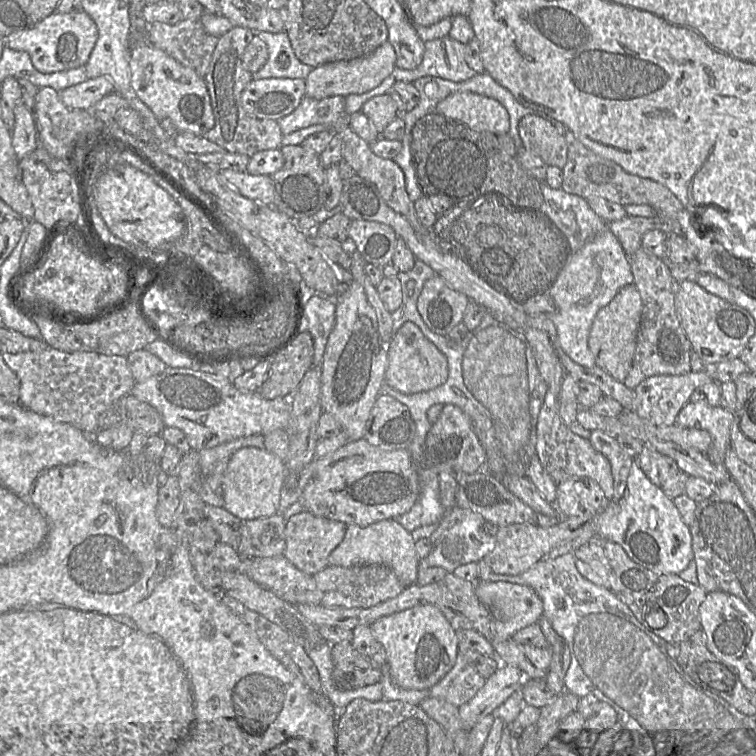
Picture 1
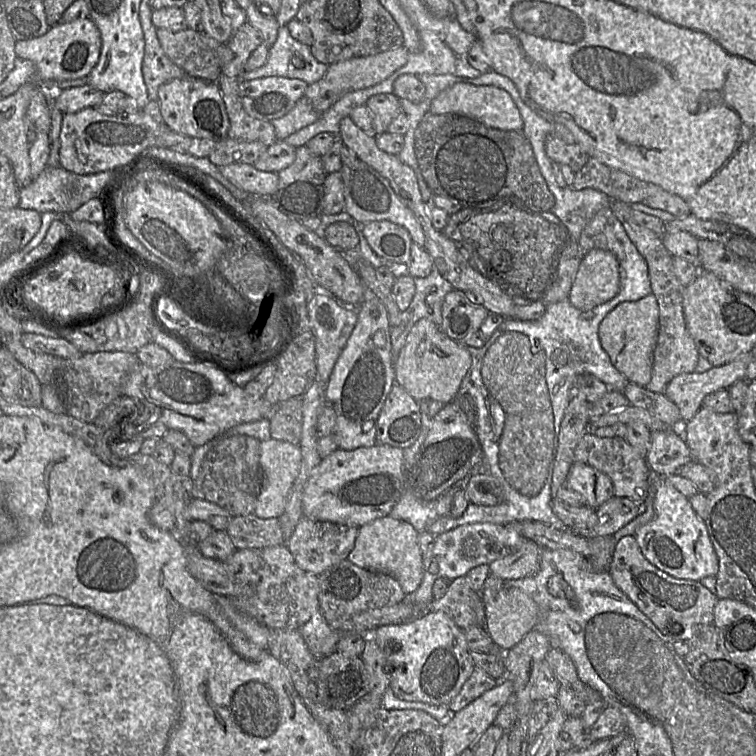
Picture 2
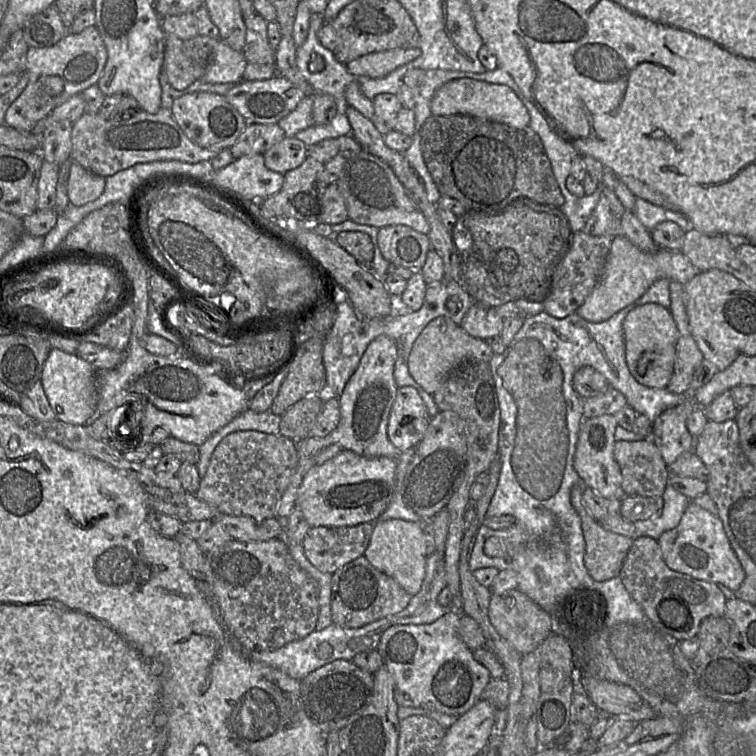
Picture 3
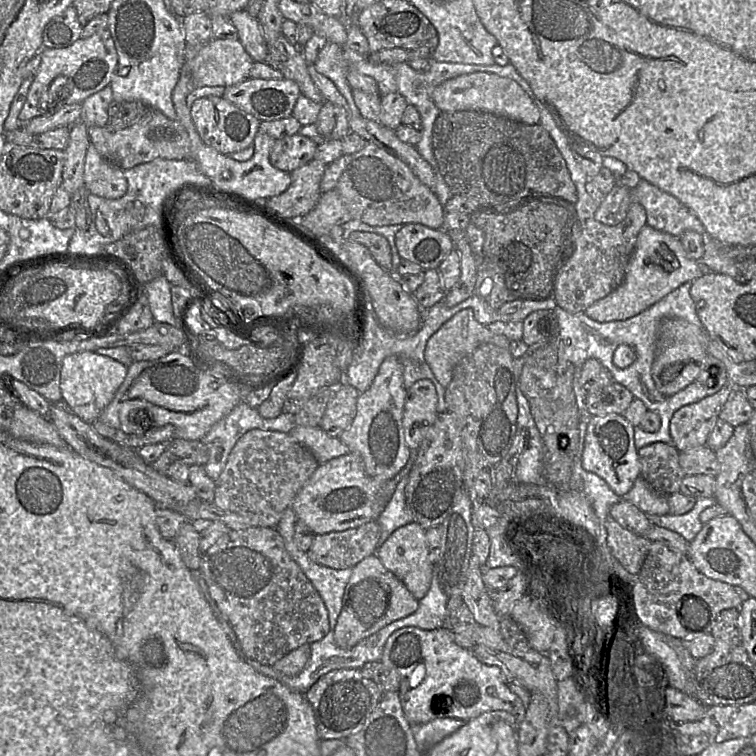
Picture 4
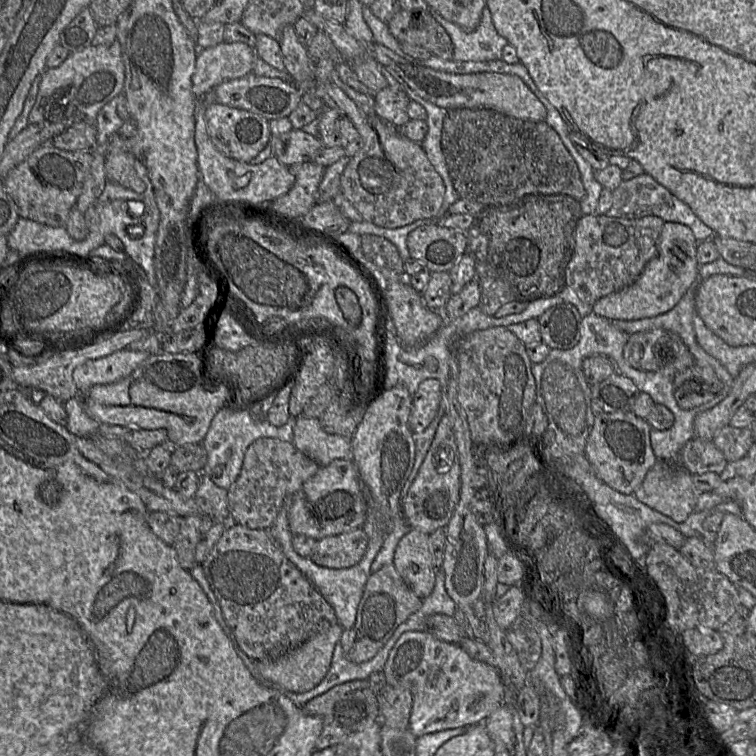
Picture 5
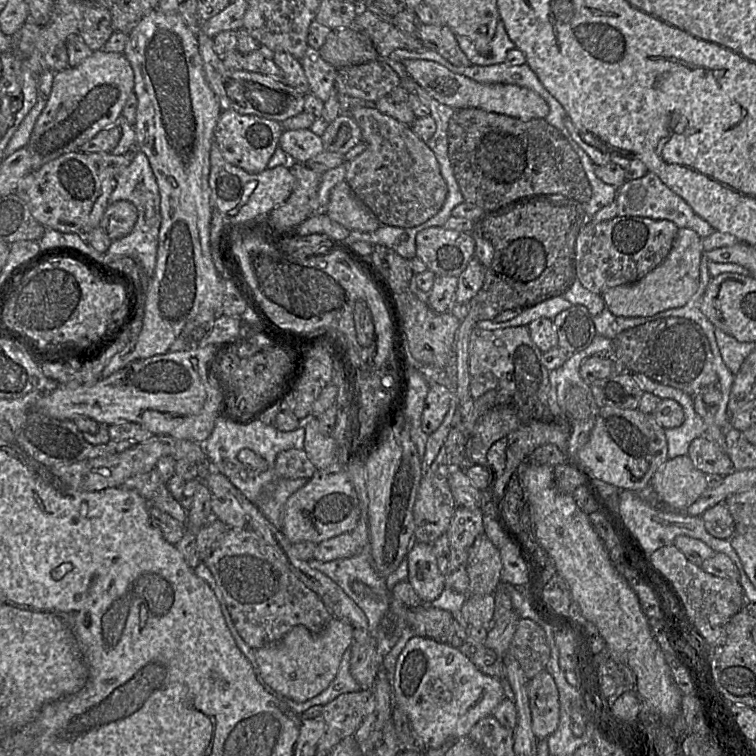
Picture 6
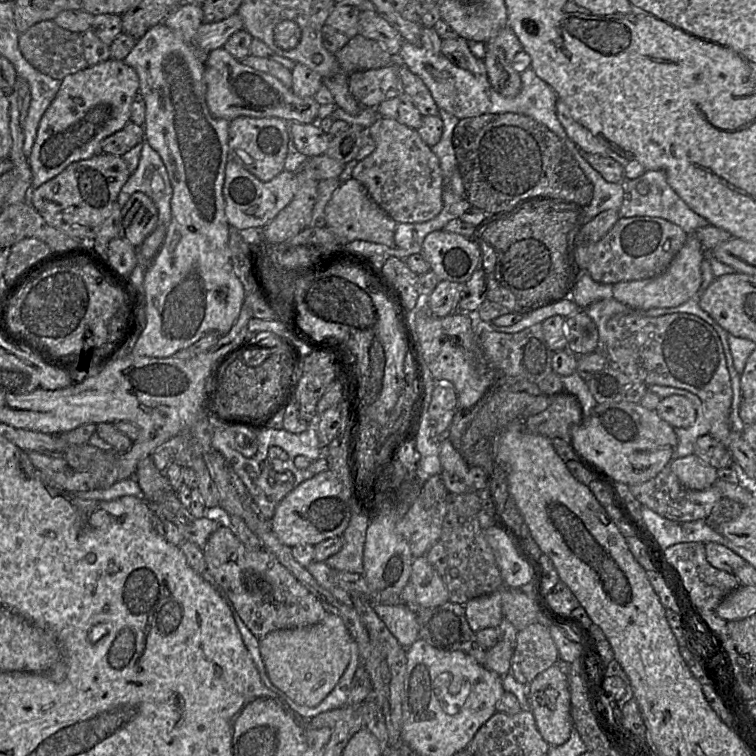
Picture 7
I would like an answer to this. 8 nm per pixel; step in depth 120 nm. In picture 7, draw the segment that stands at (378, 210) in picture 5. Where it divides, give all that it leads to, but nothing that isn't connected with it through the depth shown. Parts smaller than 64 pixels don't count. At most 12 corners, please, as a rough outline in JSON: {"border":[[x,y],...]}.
{"border":[[379,116],[352,179],[398,224],[443,208],[438,157]]}

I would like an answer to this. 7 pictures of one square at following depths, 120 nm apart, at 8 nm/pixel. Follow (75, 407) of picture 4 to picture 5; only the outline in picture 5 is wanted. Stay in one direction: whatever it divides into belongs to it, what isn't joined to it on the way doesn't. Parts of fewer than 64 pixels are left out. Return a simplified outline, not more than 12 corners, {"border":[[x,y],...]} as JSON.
{"border":[[123,349],[73,371],[79,395],[129,376],[150,353]]}

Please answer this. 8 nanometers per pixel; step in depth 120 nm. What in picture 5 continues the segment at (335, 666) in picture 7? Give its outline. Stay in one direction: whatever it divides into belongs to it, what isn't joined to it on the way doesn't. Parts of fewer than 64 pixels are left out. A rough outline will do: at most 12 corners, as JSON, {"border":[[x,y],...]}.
{"border":[[337,623],[274,660],[260,674],[294,693],[329,671],[344,628]]}

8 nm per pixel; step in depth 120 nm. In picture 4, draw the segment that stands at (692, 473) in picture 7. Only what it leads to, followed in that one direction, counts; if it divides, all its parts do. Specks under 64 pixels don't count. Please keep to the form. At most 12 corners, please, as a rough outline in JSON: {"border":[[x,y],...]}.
{"border":[[640,476],[622,499],[645,514],[669,514],[668,495]]}

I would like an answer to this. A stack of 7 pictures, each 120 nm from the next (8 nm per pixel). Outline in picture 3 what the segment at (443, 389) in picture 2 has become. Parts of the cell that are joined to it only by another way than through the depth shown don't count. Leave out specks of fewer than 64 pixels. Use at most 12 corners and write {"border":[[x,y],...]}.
{"border":[[451,319],[429,322],[408,370],[433,395],[459,365],[489,362],[486,340]]}

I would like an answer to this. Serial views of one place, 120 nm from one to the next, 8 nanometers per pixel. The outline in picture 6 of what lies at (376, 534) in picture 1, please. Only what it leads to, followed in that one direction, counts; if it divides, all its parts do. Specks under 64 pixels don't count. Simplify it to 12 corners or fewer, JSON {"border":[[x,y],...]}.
{"border":[[432,544],[406,555],[408,579],[424,604],[445,588]]}

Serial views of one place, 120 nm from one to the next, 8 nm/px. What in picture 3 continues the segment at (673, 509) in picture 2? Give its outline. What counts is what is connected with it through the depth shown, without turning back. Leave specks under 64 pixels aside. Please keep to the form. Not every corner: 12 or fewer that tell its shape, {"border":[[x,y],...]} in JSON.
{"border":[[694,502],[656,541],[673,571],[733,592],[745,572],[721,519]]}

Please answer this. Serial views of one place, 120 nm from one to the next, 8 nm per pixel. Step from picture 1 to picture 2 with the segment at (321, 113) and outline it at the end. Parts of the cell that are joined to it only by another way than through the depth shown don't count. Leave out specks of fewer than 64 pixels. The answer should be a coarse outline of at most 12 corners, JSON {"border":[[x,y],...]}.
{"border":[[306,96],[271,122],[277,140],[314,123],[321,114]]}

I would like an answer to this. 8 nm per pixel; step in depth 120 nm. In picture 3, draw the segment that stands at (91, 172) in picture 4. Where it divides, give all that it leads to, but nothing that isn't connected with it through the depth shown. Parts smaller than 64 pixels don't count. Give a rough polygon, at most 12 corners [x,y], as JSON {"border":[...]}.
{"border":[[72,161],[69,204],[81,206],[102,195],[106,177]]}

